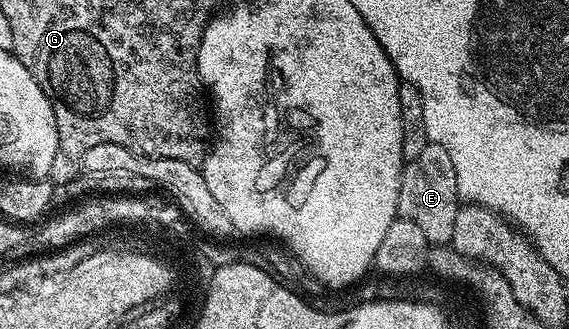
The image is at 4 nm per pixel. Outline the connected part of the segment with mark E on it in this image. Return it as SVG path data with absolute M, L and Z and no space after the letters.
M427 141L419 158L409 159L402 167L399 215L416 224L426 243L434 248L445 247L452 240L454 221L460 209L456 172L457 169L452 168L448 152L444 152L440 144L431 141Z

